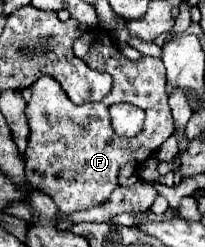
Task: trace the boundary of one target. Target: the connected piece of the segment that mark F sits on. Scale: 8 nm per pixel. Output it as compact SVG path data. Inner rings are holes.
M98 28L86 30L86 34L78 36L78 40L74 40L74 54L78 58L82 58L92 69L112 74L114 84L112 84L112 90L108 92L108 96L100 102L94 102L94 104L76 106L66 96L66 92L62 92L58 80L54 80L52 76L42 76L32 84L32 100L26 106L26 116L28 116L28 126L30 126L28 148L24 152L26 178L36 190L48 194L54 200L54 204L58 206L58 212L64 216L106 204L110 200L110 194L118 186L120 170L126 164L132 164L132 168L144 166L146 160L174 134L174 118L172 118L172 112L168 106L168 96L166 96L166 68L162 68L162 60L144 56L136 62L130 62L120 52L116 38L110 32L98 30ZM116 102L134 104L146 112L148 126L142 130L142 134L138 134L132 140L118 138L118 142L116 142L114 130L110 126L110 114L108 114L108 108Z

